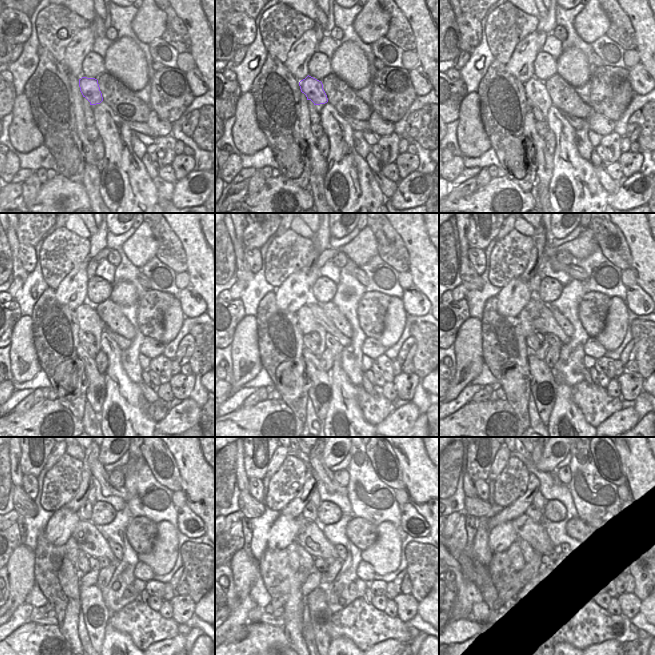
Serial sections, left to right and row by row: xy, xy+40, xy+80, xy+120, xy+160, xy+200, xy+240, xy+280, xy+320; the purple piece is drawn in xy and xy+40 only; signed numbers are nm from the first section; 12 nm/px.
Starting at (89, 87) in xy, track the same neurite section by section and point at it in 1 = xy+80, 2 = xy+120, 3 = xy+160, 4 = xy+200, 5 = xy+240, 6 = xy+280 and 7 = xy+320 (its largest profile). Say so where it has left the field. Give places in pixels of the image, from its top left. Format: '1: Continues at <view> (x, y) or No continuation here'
1: Continues at xy+80 (536, 92)
2: Continues at xy+120 (88, 318)
3: Continues at xy+160 (307, 323)
4: Continues at xy+200 (527, 328)
5: Continues at xy+240 (72, 549)
6: Continues at xy+280 (292, 550)
7: Continues at xy+320 (516, 561)

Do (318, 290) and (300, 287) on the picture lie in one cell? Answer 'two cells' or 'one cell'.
two cells

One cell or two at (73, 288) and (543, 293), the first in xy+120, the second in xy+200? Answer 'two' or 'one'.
two

